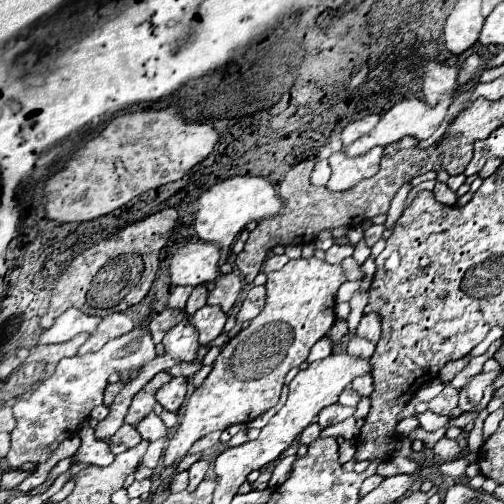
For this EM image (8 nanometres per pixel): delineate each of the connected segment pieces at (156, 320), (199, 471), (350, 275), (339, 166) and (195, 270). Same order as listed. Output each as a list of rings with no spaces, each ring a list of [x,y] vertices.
[[[171,311],[157,313],[157,315],[151,319],[151,323],[149,323],[149,333],[151,333],[153,341],[155,341],[155,343],[161,343],[165,331],[167,331],[169,327],[173,327],[173,325],[179,321],[179,317],[185,317],[185,313],[181,313],[181,315],[175,315],[175,313],[171,313]]]
[[[201,459],[201,461],[197,461],[197,463],[191,465],[191,469],[189,469],[189,487],[187,489],[193,489],[195,485],[199,485],[205,479],[205,475],[209,471],[209,465],[211,463],[205,461],[205,459]]]
[[[347,257],[347,259],[341,263],[341,269],[343,269],[347,281],[355,281],[355,279],[361,279],[361,277],[363,277],[359,265],[357,265],[355,259],[351,259],[351,257]]]
[[[373,147],[369,153],[361,157],[345,157],[343,153],[335,153],[329,157],[331,165],[331,179],[327,181],[327,187],[331,191],[347,191],[361,179],[367,179],[379,171],[379,159],[381,159],[383,147]]]
[[[199,239],[189,241],[171,259],[171,283],[173,285],[207,285],[219,275],[219,245]]]

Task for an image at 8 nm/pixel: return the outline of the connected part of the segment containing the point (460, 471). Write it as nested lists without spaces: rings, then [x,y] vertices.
[[[459,457],[459,459],[451,461],[451,463],[437,463],[437,469],[439,469],[443,475],[449,475],[449,477],[453,477],[453,479],[457,479],[457,481],[463,481],[467,465],[469,465],[467,459],[465,459],[465,457]]]

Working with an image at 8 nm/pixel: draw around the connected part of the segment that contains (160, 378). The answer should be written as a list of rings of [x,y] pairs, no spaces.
[[[165,371],[157,373],[157,375],[133,397],[131,407],[129,407],[127,415],[125,415],[125,423],[137,425],[141,419],[145,419],[145,417],[153,411],[153,407],[155,407],[155,403],[157,403],[157,401],[155,401],[155,391],[157,391],[159,387],[163,387],[169,379],[171,379],[169,373],[165,373]]]

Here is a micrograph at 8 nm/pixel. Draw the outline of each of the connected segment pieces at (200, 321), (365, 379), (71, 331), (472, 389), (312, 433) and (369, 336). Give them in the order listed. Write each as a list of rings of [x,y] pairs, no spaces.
[[[205,305],[193,317],[189,317],[189,321],[199,331],[199,343],[207,345],[215,337],[221,335],[221,331],[225,327],[225,321],[227,321],[227,315],[219,307]]]
[[[367,373],[367,375],[363,375],[363,377],[353,379],[351,387],[353,387],[361,397],[369,397],[371,391],[373,391],[373,379],[371,379],[371,375]]]
[[[67,309],[67,313],[63,313],[53,327],[49,327],[39,343],[63,343],[69,341],[73,335],[77,333],[93,333],[99,325],[103,317],[95,317],[95,315],[87,315],[79,309]]]
[[[479,373],[479,375],[471,377],[471,379],[467,381],[467,385],[463,387],[463,389],[467,391],[467,397],[469,397],[469,401],[473,401],[473,403],[481,401],[485,387],[489,387],[497,375],[499,375],[499,373]]]
[[[311,423],[311,425],[299,435],[299,443],[303,443],[303,445],[311,445],[311,443],[319,437],[319,433],[321,433],[321,427],[319,427],[317,423]]]
[[[373,313],[369,315],[363,315],[359,325],[357,325],[357,337],[363,337],[371,343],[377,343],[379,337],[381,337],[381,323],[379,323],[379,317],[375,317]]]

